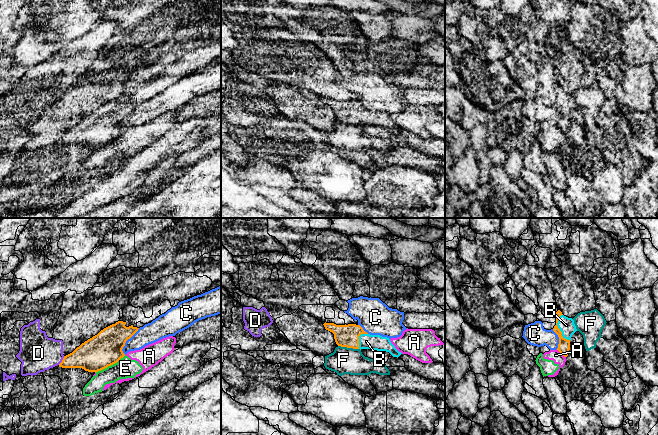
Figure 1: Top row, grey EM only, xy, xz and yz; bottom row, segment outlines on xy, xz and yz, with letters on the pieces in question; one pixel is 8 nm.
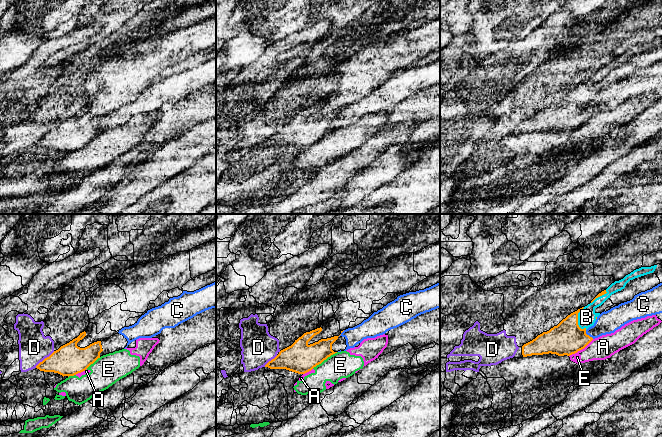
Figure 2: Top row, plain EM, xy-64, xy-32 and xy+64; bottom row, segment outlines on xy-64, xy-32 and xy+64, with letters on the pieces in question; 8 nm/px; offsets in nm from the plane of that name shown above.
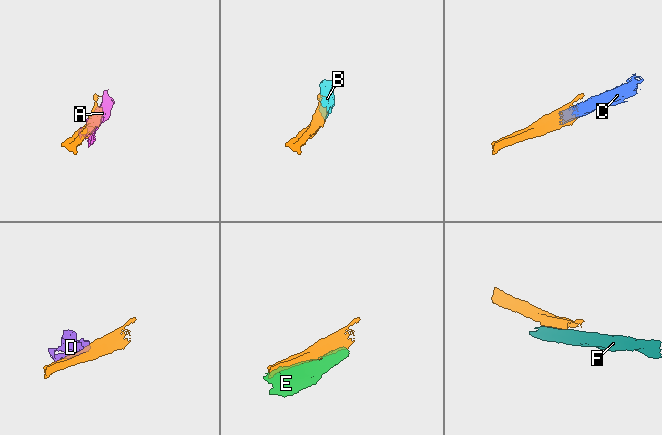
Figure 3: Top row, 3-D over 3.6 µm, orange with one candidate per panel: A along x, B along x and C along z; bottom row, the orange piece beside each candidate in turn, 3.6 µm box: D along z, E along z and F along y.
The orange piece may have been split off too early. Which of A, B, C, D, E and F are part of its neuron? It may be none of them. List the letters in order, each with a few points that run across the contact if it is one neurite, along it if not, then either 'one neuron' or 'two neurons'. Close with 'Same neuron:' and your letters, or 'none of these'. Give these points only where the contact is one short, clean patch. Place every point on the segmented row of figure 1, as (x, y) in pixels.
A: two neurons
B: line yz (564, 345), (564, 337), (558, 328), (563, 328), (566, 325); one neuron
C: line xy (139, 328), (126, 341), (122, 349), (124, 354); two neurons
D: line xy (64, 356), (58, 364); two neurons
E: two neurons
F: two neurons
Same neuron: B

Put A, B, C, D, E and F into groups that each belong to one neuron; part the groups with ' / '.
A E / B / C / D / F

